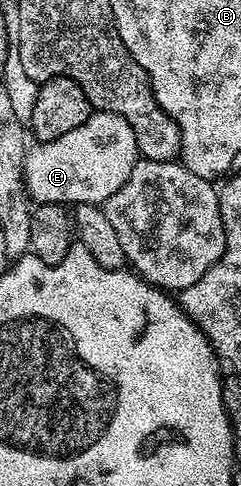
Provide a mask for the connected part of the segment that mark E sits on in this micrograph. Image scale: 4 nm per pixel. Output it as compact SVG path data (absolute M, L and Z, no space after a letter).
M95 110L73 132L32 145L23 161L23 179L32 203L105 204L133 172L141 155L129 120L109 110Z

